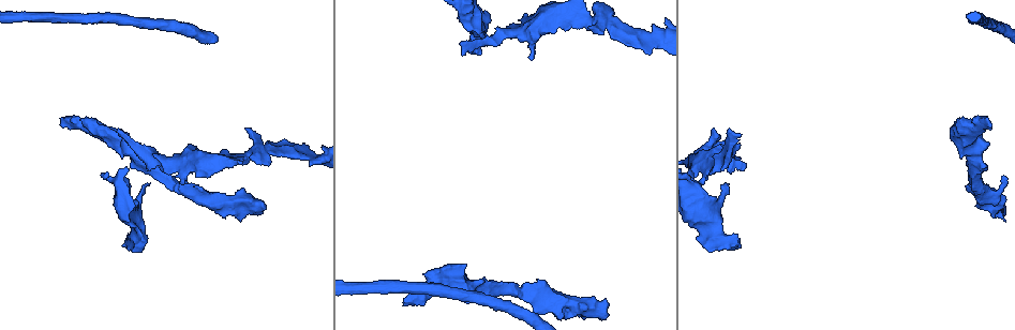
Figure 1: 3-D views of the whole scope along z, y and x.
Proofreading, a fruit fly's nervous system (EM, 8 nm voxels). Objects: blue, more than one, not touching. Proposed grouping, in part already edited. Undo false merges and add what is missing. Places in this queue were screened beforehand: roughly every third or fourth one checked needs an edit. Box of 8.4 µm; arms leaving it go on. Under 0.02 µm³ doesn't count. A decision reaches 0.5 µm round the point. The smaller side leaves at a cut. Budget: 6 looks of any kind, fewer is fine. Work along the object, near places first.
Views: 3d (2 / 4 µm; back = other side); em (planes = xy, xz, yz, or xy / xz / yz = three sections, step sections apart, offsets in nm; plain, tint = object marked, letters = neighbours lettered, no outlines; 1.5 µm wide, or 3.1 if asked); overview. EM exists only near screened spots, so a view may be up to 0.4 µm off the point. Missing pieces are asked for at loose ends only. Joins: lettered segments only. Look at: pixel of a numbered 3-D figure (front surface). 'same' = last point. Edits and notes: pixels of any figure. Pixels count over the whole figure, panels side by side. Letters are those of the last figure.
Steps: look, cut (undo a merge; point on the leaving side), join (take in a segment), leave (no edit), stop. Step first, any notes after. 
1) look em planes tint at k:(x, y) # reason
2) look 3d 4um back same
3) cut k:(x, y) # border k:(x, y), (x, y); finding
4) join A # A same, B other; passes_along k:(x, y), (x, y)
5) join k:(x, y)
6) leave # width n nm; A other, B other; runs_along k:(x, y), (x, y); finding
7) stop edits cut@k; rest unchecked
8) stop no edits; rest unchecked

look em yz step 4 tint at 1:(699, 209) # calibre changes

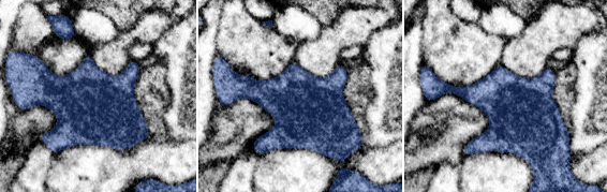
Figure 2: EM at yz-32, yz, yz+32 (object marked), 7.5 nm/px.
look em xy step 8 tint same # another direction

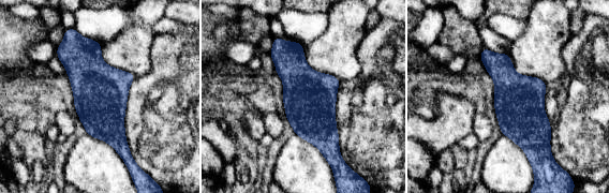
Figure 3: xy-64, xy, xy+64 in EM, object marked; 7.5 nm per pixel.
look em xy step 8 letters same # what lies round it

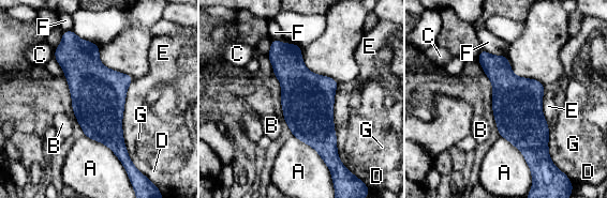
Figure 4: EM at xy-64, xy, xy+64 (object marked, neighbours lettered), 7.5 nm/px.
leave # A other, B other, C other, D other, E other, F other, G other; continuous, no second neuron

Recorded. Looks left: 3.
look em xy step 4 letters at 1:(564, 27) # an open end

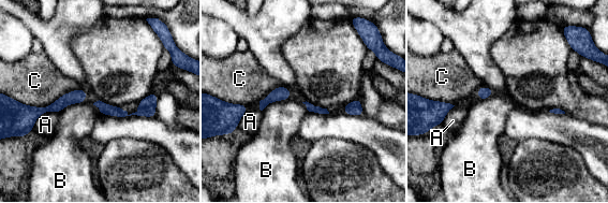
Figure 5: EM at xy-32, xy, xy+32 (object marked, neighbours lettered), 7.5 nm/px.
leave # A other, B other, C other; runs_along 5:(83, 92), (35, 112), (0, 105); none of them fits

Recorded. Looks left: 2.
stop no edits; rest unchecked

